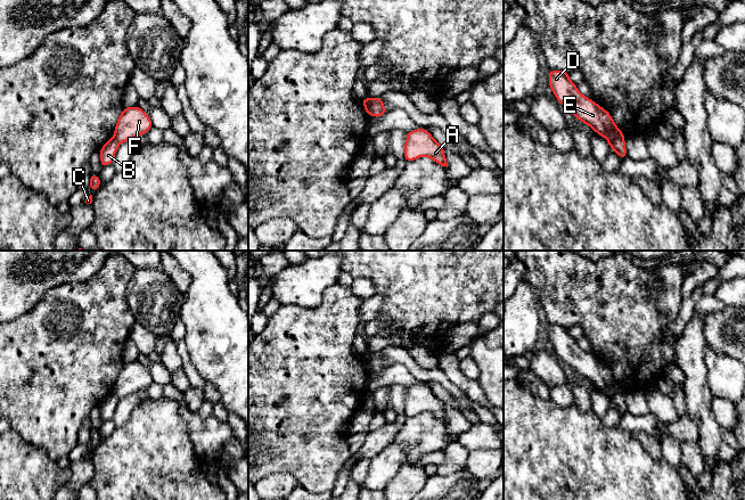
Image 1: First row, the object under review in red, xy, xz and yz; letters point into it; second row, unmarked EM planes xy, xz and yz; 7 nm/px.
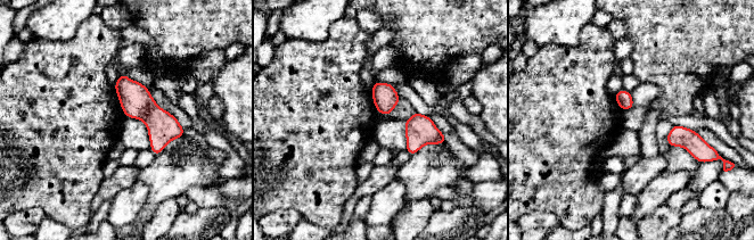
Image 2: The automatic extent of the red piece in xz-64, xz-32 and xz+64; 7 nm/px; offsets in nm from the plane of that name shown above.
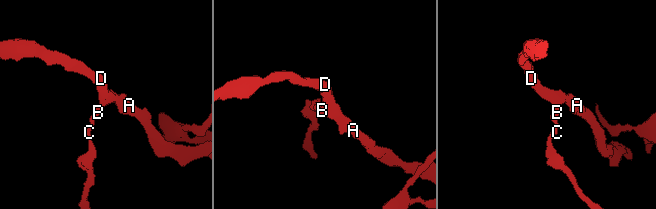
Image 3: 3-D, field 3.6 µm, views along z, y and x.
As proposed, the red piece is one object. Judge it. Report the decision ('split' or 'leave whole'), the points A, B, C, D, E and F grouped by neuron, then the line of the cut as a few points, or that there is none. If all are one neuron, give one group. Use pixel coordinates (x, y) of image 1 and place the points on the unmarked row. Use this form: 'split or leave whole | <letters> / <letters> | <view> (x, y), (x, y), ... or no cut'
split | A D E F / B C | xz (369, 354), (371, 370)

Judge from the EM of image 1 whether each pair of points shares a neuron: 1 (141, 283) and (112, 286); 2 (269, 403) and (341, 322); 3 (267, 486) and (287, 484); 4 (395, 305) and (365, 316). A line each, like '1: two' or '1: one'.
1: two
2: one
3: one
4: two

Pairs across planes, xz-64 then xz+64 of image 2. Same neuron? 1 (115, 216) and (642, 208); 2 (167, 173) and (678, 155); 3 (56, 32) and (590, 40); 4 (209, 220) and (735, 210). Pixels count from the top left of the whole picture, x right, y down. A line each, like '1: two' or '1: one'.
1: one
2: one
3: two
4: two

